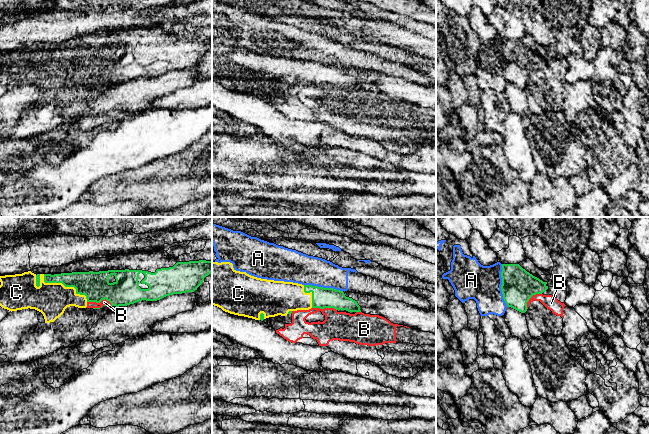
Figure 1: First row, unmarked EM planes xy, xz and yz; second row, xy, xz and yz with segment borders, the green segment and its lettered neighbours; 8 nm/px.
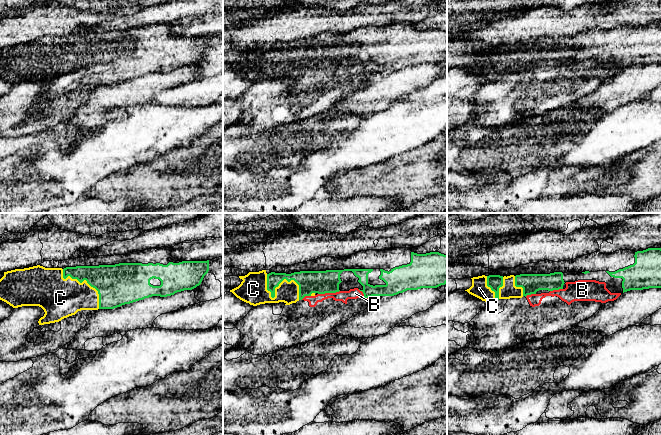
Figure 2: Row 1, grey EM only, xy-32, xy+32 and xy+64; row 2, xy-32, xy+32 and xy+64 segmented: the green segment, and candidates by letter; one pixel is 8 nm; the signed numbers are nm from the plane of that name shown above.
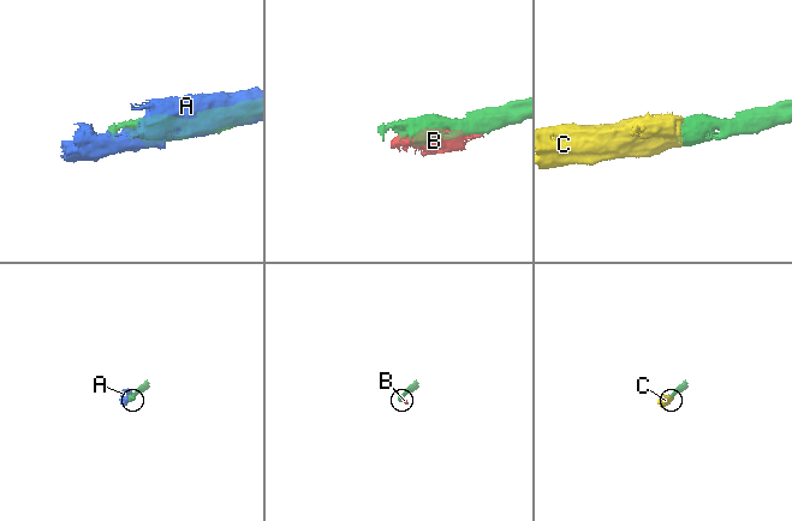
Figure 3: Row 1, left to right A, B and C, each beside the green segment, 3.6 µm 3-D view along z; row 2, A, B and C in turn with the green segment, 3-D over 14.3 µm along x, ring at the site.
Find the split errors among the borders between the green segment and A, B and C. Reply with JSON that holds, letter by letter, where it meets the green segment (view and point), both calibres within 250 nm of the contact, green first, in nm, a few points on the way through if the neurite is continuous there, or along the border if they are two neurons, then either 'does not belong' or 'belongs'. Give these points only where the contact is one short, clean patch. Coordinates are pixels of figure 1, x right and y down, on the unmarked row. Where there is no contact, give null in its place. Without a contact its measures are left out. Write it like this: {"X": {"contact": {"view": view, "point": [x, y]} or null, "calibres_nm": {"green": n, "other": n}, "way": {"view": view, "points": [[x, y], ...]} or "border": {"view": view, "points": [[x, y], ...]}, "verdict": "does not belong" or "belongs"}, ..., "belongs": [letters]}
{"A": {"contact": {"view": "yz", "point": [501, 61]}, "calibres_nm": {"green": 280, "other": 300}, "border": {"view": "yz", "points": [[501, 40], [501, 69], [504, 78], [508, 82]]}, "verdict": "does not belong"}, "B": {"contact": {"view": "xy", "point": [100, 77]}, "calibres_nm": {"green": 220, "other": 50}, "verdict": "does not belong"}, "C": {"contact": {"view": "xy", "point": [65, 62]}, "calibres_nm": {"green": 220, "other": 280}, "verdict": "belongs"}, "belongs": ["C"]}

